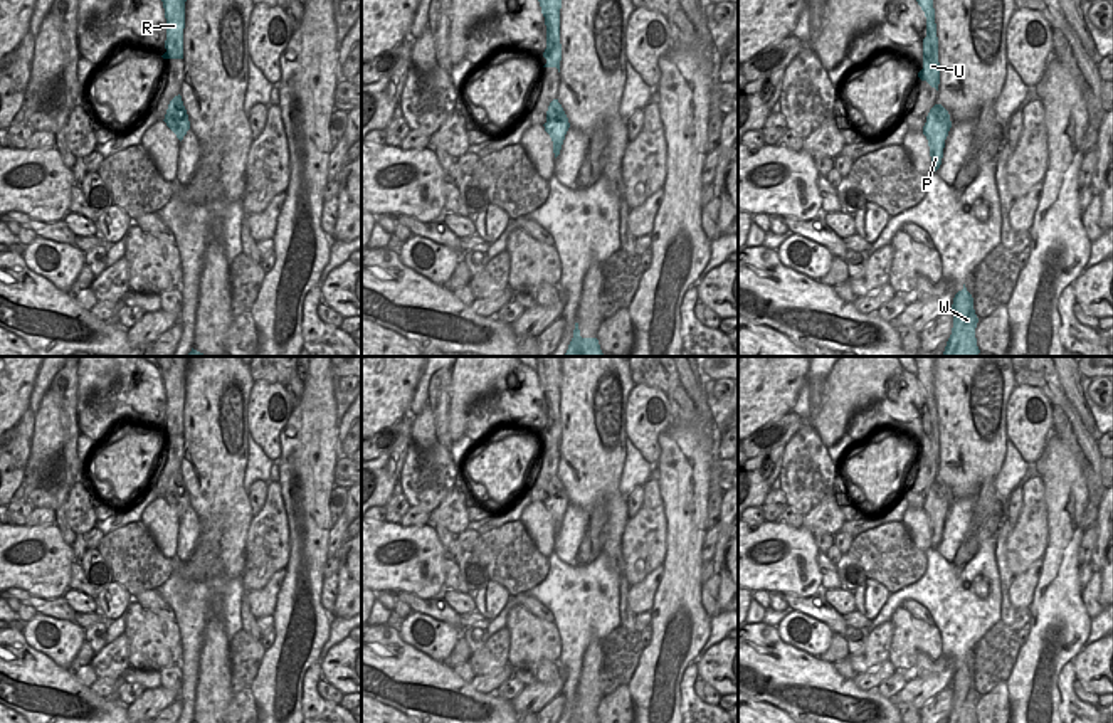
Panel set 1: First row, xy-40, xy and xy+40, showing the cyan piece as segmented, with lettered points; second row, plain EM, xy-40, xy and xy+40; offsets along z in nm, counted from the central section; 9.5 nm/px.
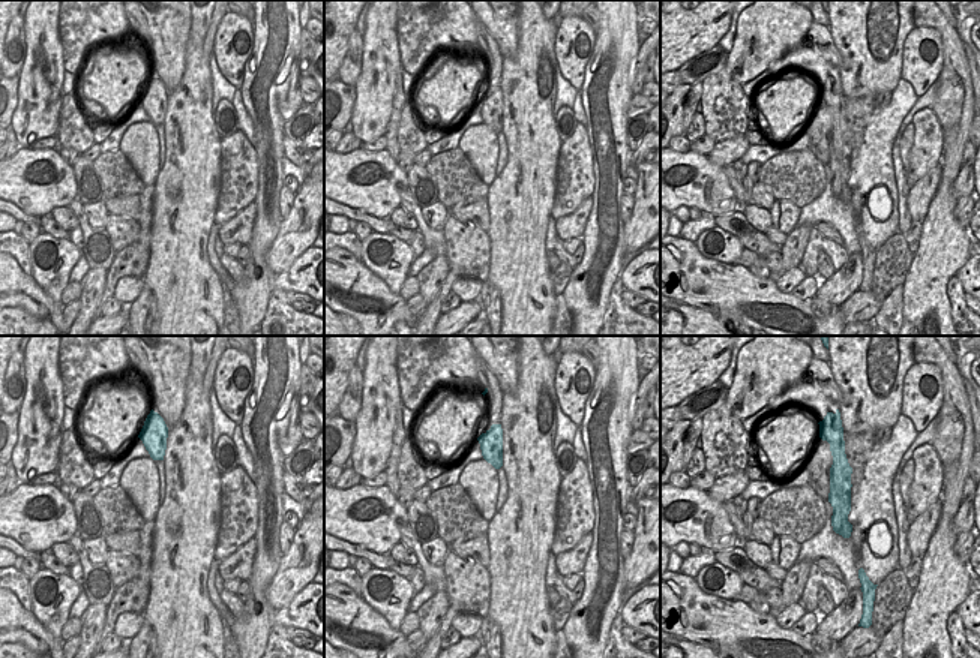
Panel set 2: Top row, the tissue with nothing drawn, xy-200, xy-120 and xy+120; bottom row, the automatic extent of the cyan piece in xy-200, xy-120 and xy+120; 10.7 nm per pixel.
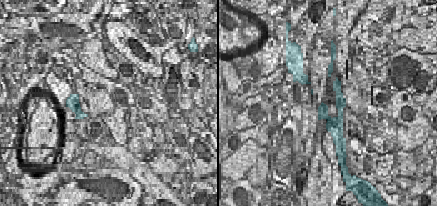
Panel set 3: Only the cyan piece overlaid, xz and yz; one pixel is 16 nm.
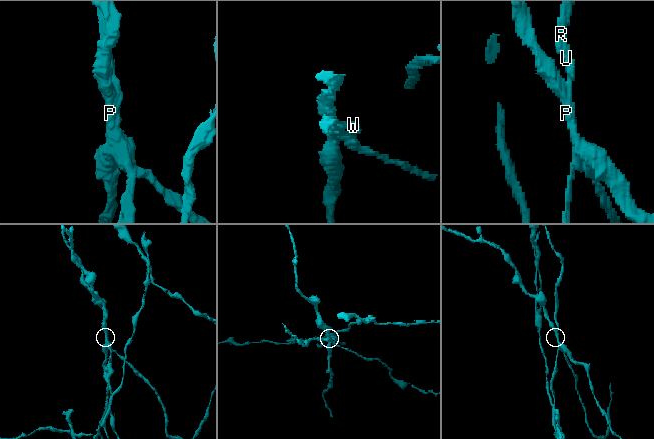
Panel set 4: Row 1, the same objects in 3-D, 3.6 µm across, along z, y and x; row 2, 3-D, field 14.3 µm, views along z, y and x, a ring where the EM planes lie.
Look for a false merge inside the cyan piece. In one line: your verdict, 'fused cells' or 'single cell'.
fused cells

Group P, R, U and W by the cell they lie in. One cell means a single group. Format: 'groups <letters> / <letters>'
groups P / R U W

